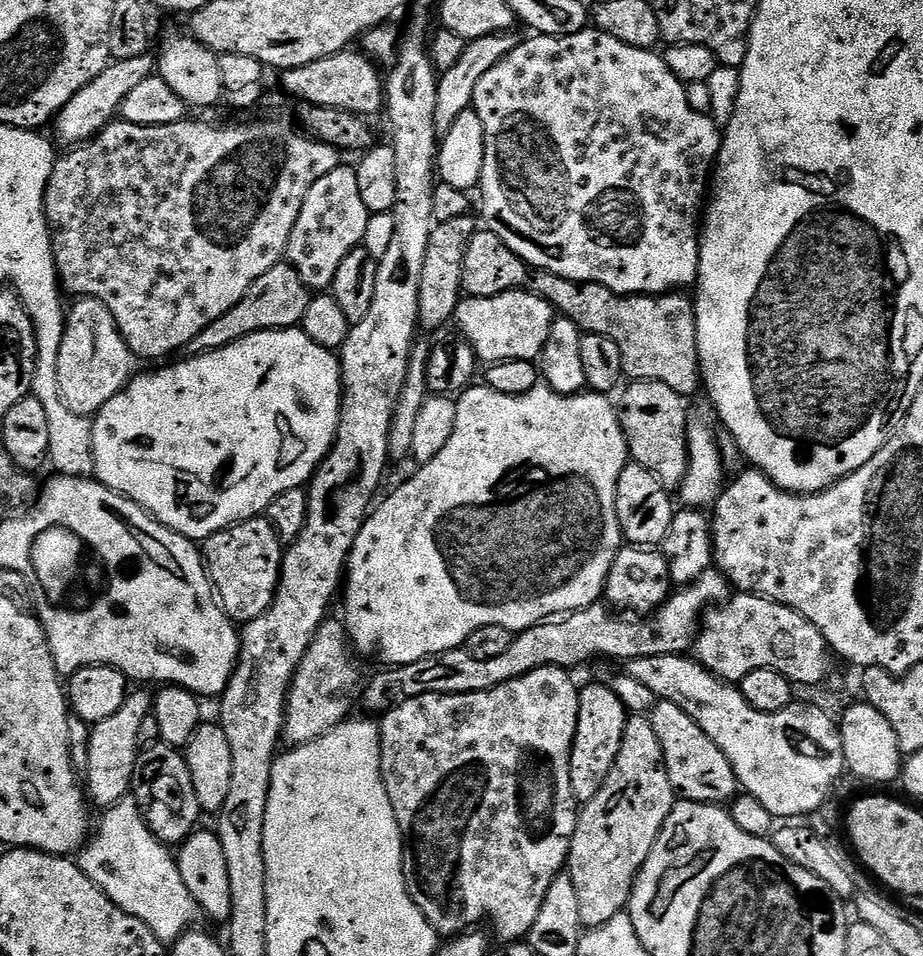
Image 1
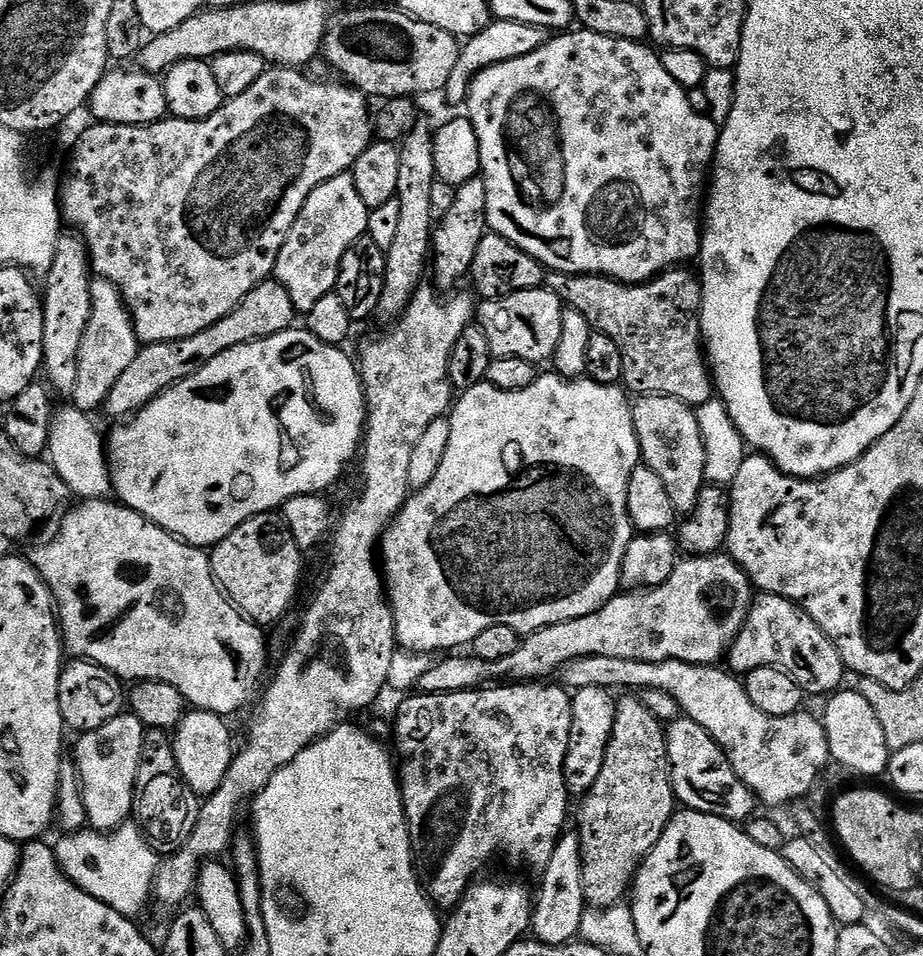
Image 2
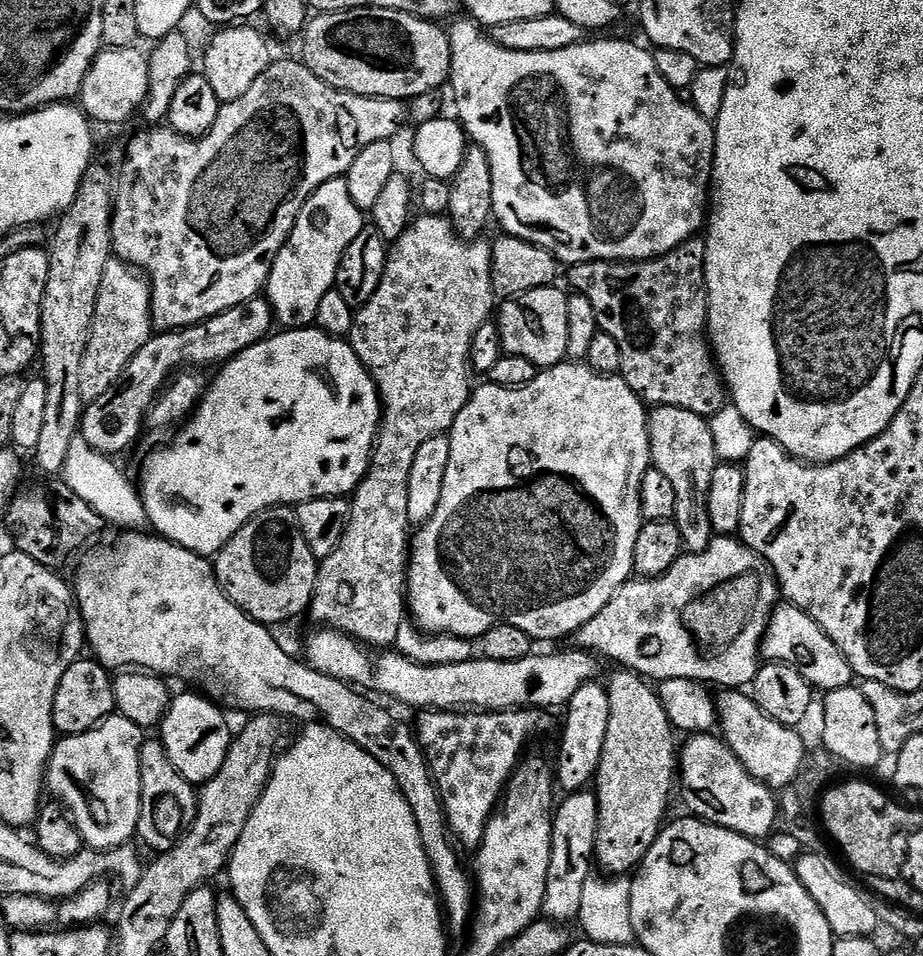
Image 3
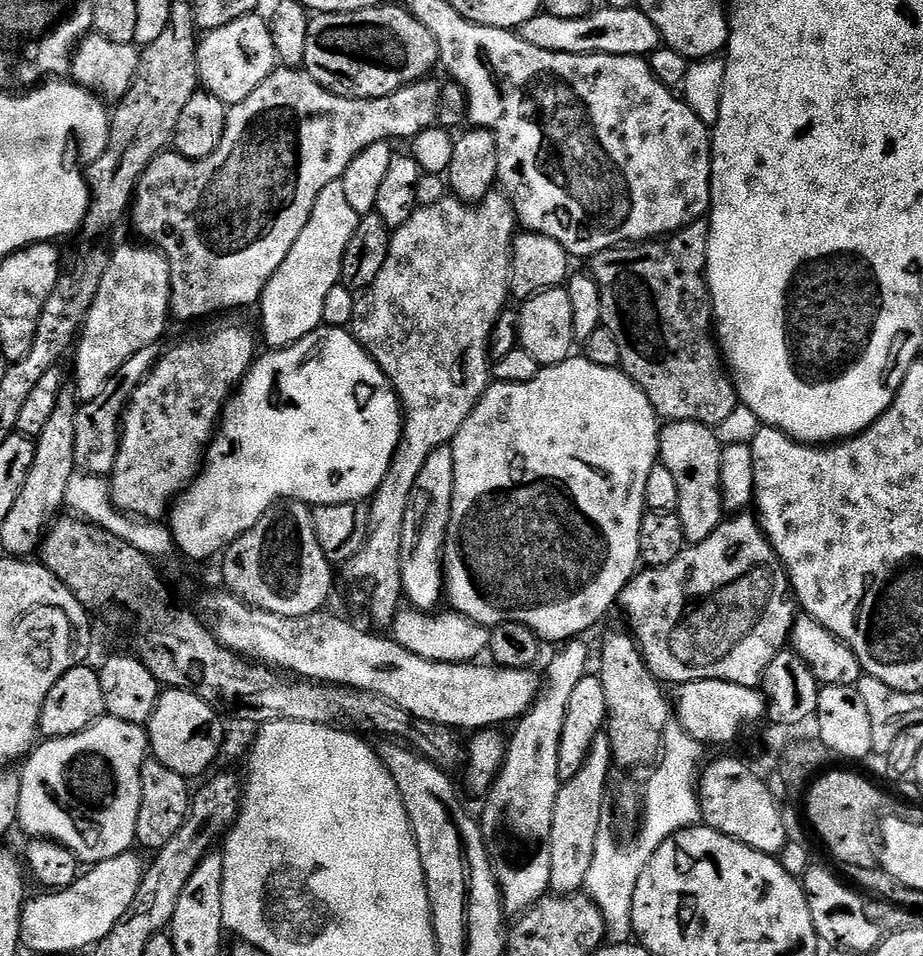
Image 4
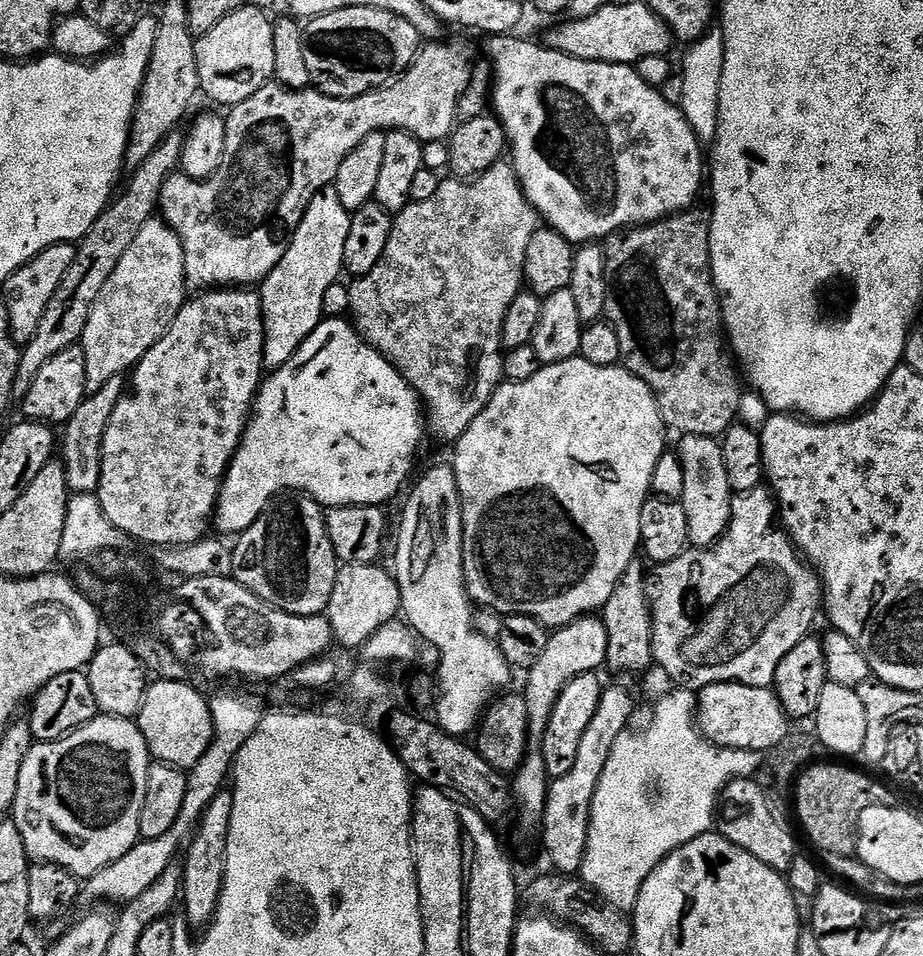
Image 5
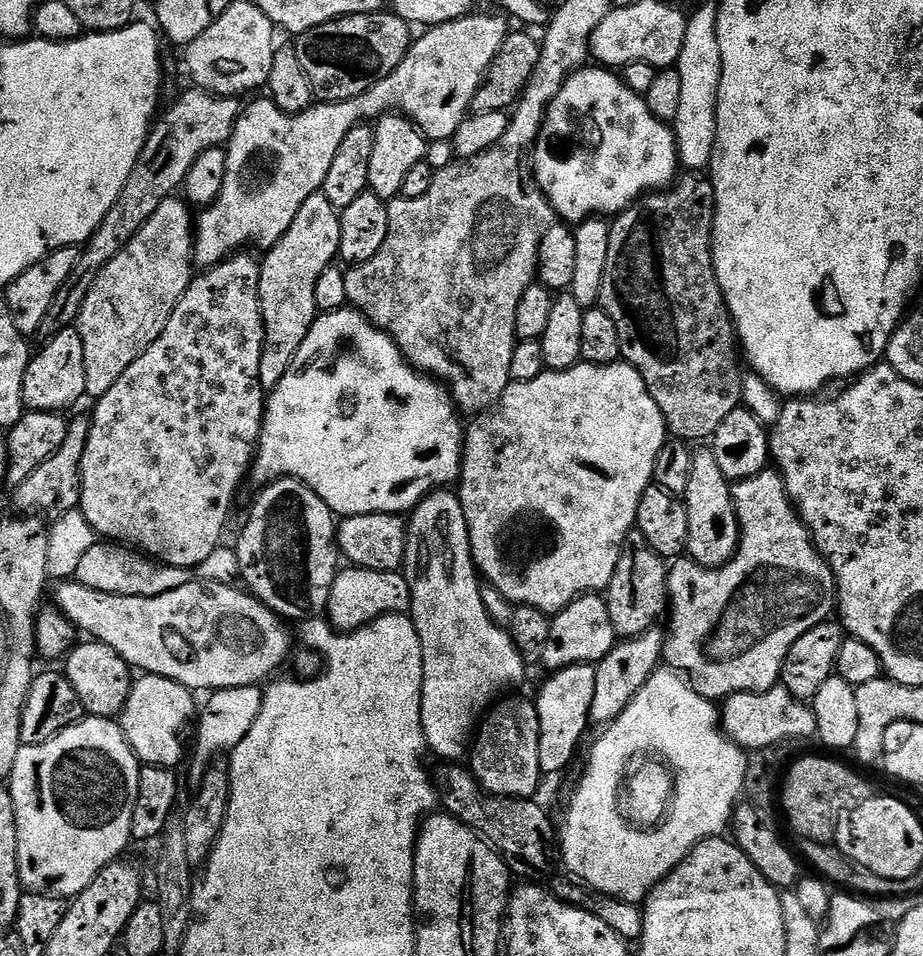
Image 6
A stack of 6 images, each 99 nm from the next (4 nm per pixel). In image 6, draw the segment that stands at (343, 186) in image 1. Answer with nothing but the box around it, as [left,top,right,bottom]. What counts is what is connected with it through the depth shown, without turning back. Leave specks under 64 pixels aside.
[260,194,340,390]

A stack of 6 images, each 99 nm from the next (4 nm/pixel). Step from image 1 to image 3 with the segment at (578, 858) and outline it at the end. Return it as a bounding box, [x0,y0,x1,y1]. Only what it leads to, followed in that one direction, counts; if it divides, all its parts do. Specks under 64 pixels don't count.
[594,670,678,878]

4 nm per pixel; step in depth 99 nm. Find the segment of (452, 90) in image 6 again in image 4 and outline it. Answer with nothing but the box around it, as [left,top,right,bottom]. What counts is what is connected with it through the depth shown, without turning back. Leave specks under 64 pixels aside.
[130,67,441,320]

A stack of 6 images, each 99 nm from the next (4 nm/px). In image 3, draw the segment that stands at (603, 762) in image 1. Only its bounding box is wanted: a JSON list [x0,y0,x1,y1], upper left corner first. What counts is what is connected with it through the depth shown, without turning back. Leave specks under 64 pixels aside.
[554,682,610,794]

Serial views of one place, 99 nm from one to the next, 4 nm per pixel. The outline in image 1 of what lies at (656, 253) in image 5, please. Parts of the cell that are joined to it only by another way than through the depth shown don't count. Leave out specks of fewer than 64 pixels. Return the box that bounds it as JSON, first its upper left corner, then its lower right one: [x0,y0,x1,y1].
[530,270,702,398]

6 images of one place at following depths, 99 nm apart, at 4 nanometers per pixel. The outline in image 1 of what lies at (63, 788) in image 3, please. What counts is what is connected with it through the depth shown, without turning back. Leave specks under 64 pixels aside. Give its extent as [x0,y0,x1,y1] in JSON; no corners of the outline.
[86,691,153,806]

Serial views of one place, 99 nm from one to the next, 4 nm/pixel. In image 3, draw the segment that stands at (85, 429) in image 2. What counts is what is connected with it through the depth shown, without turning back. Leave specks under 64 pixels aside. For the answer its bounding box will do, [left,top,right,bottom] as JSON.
[62,435,148,530]

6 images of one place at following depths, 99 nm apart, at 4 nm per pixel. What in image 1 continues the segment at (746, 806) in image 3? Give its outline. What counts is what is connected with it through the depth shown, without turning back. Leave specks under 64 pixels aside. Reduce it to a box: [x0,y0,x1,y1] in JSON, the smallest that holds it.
[650,700,737,806]

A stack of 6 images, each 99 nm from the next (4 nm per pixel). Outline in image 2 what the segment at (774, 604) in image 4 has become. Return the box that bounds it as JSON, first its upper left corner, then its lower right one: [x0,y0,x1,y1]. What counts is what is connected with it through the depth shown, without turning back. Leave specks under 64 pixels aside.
[418,556,753,694]

